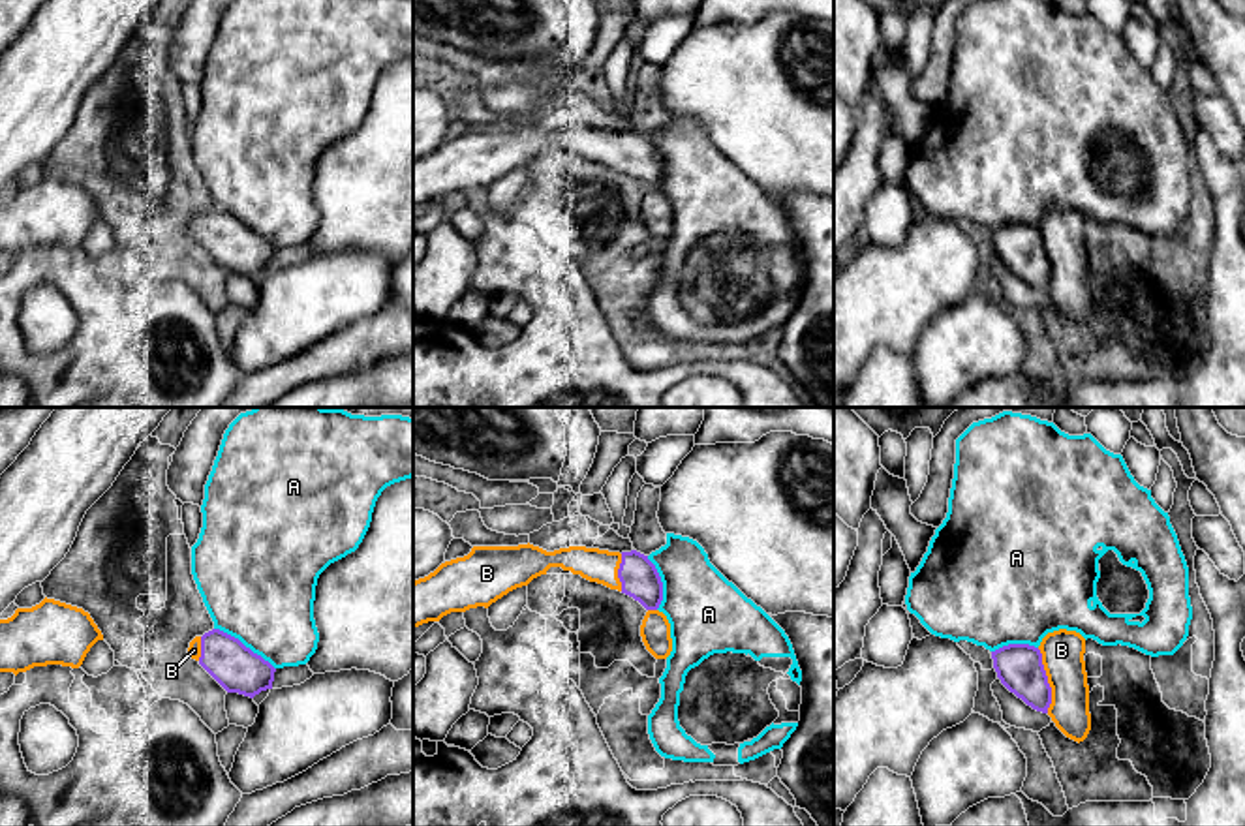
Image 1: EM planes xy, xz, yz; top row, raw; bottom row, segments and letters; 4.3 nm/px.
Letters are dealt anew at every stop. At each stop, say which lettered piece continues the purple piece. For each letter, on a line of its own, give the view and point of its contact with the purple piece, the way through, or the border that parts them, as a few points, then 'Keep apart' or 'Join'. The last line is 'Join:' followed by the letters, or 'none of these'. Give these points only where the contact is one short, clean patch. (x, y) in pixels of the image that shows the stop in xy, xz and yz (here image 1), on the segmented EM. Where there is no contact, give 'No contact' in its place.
A: Touches purple at xy (243, 644). Keep apart
B: Touches purple at yz (1046, 680). Join
Join: B

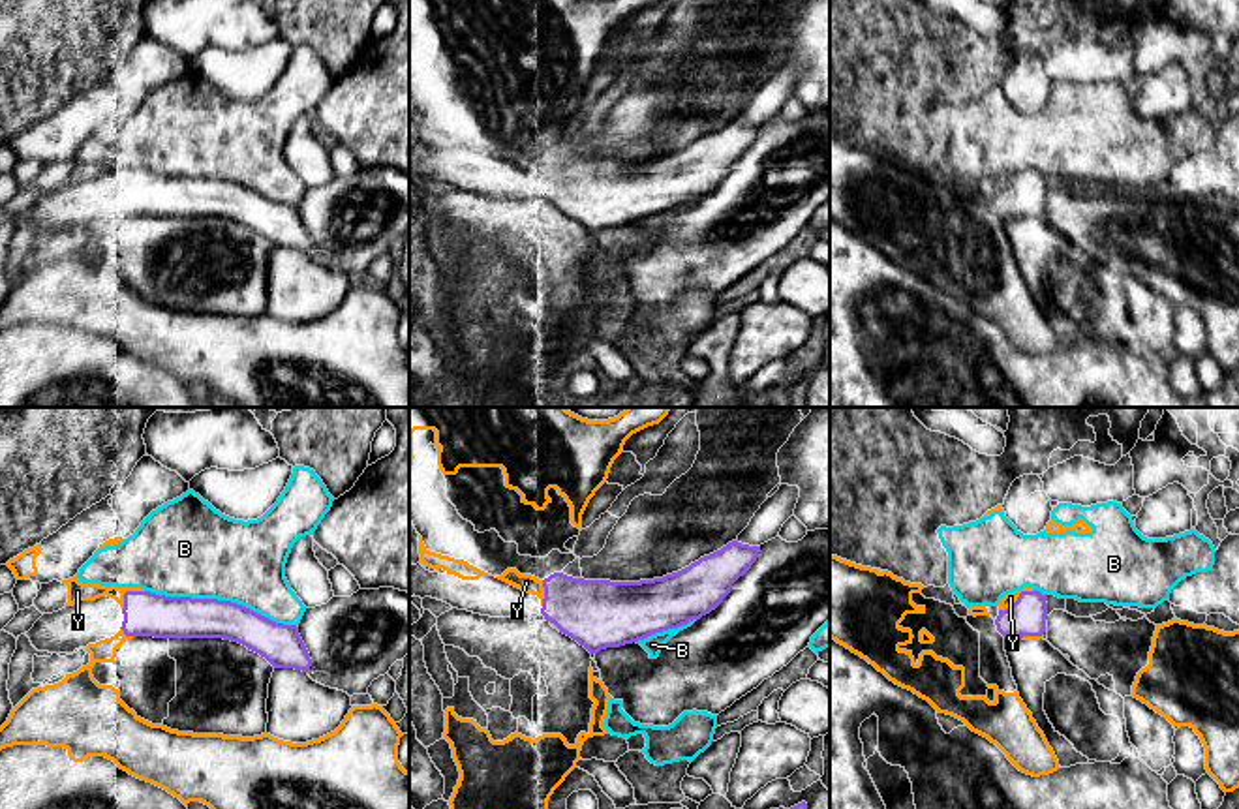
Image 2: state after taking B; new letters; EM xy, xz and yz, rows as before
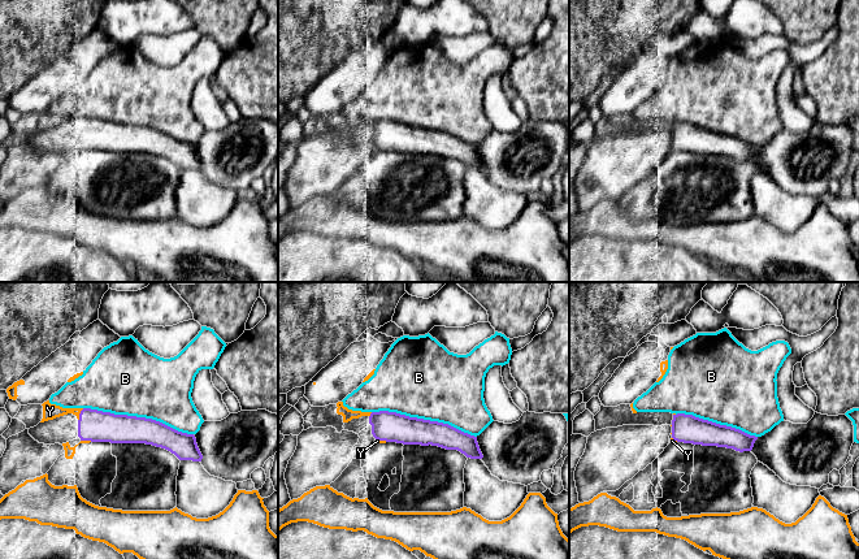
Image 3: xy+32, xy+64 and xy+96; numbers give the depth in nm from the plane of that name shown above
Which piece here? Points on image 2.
B: Touches purple at xy (220, 601). Keep apart
Y: Touches purple at yz (1018, 597). Keep apart
Join: none of these

